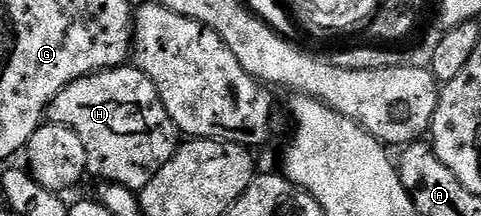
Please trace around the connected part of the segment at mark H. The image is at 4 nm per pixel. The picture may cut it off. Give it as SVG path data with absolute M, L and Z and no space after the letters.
M137 66L107 68L72 82L67 88L60 90L58 97L52 101L48 116L53 123L68 126L76 130L76 134L80 134L84 150L88 150L90 155L89 171L93 175L95 172L99 181L125 184L127 188L137 189L149 180L155 170L170 161L174 156L174 149L180 143L172 118L168 118L168 110L156 86Z

